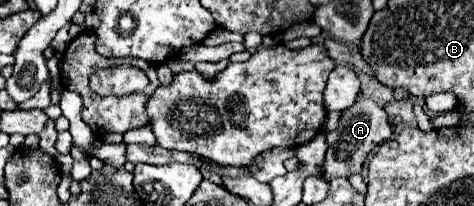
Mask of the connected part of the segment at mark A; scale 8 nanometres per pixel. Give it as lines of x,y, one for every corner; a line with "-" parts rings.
358,99
350,109
344,111
340,125
334,131
326,131
326,137
328,137
328,153
324,163
324,179
326,181
332,181
332,177
348,179
350,175
362,171
364,159
376,145
392,137
392,125
388,121
386,111
380,105
376,105
372,99

